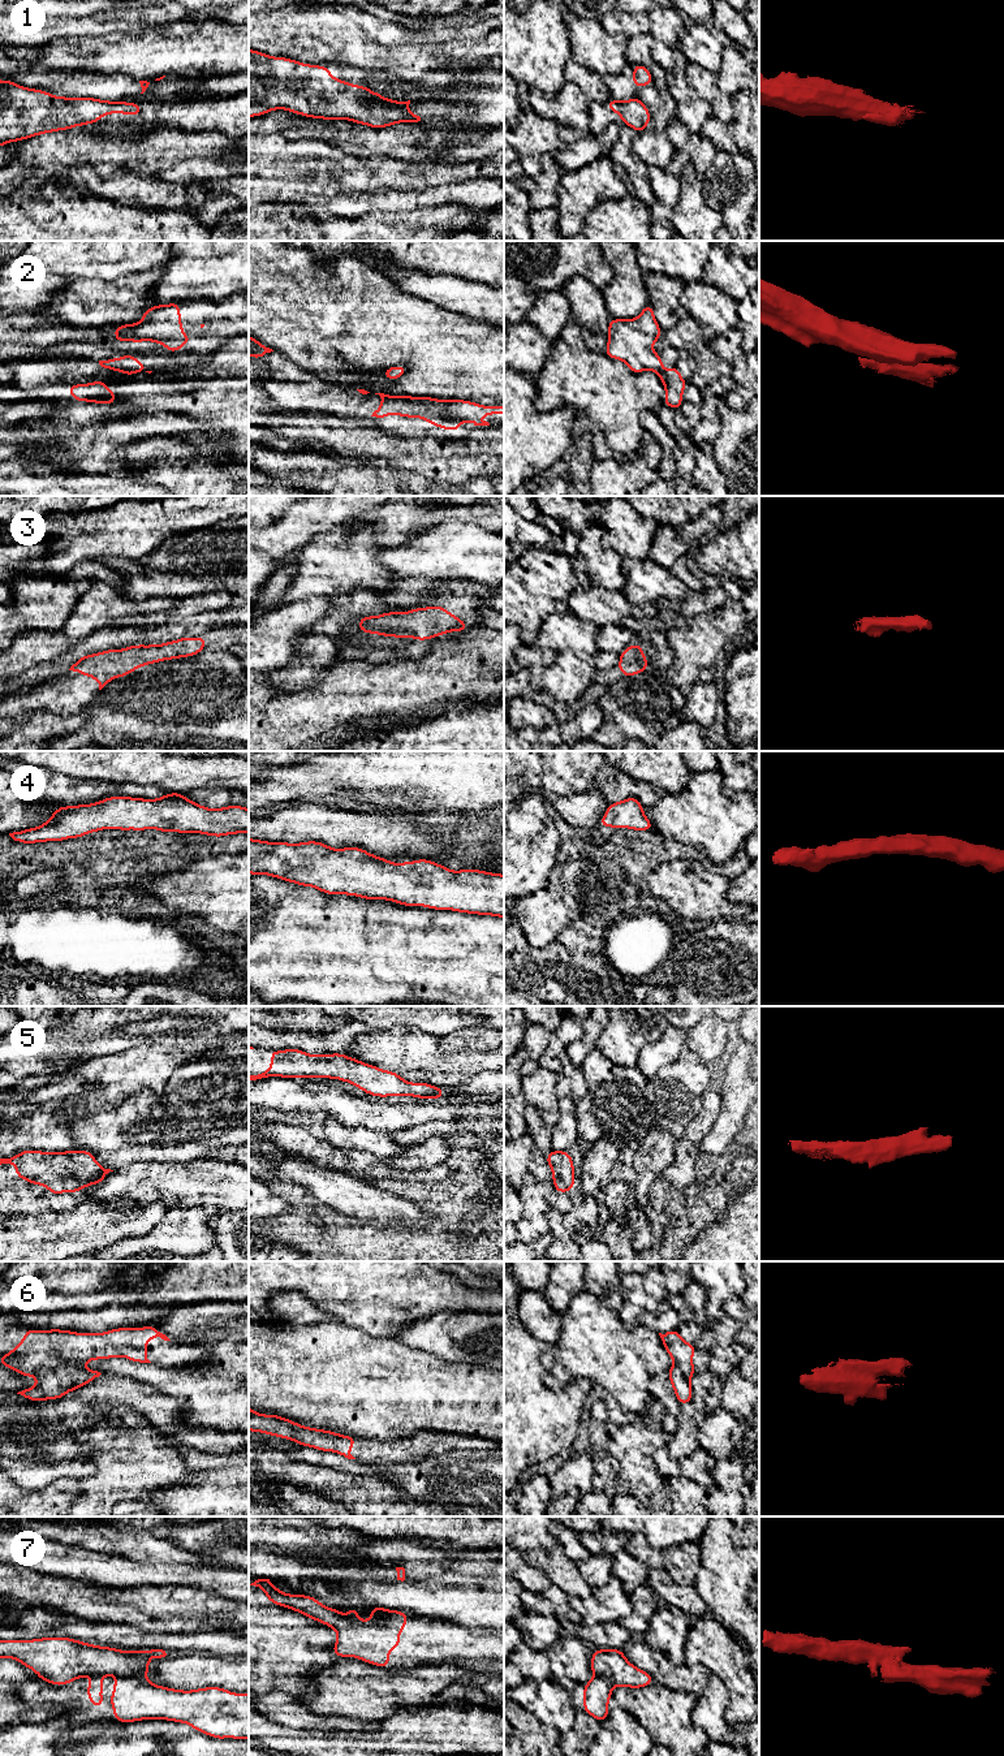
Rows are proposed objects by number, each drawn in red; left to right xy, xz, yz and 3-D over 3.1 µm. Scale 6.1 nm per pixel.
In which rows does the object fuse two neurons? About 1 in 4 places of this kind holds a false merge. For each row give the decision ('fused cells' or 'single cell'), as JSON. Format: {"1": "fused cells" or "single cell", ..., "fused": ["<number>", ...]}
{"1": "fused cells", "2": "fused cells", "3": "single cell", "4": "single cell", "5": "single cell", "6": "single cell", "7": "fused cells", "fused": ["1", "2", "7"]}

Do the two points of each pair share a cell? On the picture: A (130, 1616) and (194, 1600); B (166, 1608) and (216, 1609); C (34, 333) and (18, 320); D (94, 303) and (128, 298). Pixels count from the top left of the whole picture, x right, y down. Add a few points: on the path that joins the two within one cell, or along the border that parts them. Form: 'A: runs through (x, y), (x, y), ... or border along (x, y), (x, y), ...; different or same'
A: runs through (146, 1608), (163, 1608), (179, 1603); same
B: runs through (179, 1608), (203, 1608); same
C: runs through (30, 333), (21, 324); same
D: runs through (102, 303), (120, 301); same

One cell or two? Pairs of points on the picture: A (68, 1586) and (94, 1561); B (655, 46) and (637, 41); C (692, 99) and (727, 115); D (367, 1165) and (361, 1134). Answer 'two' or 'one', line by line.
A: two
B: one
C: two
D: two

